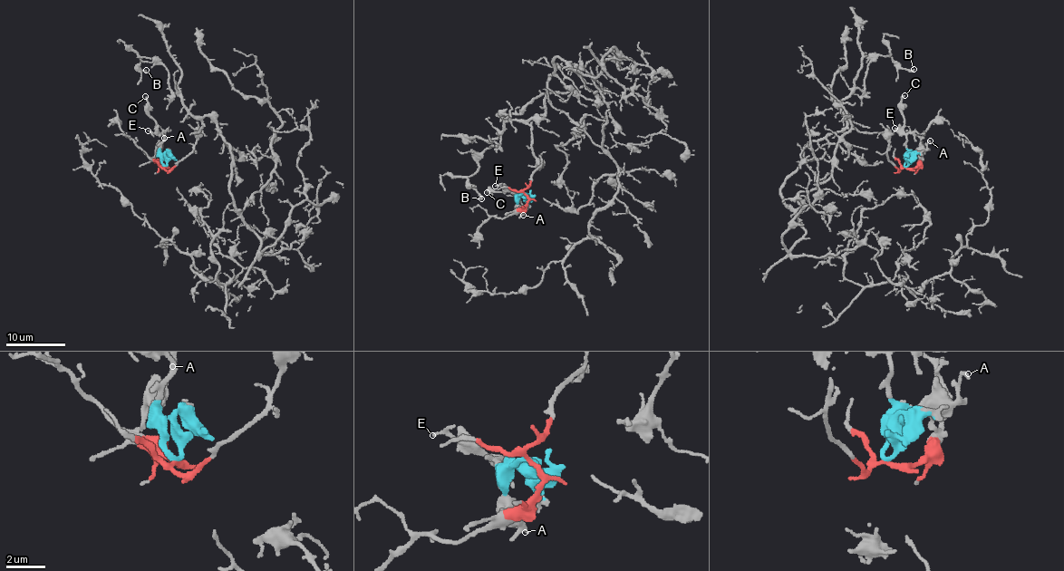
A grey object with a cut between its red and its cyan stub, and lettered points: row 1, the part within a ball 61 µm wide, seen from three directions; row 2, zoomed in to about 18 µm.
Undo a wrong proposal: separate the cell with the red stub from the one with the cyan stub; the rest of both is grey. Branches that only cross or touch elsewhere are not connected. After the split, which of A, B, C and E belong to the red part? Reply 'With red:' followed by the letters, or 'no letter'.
With red: B

